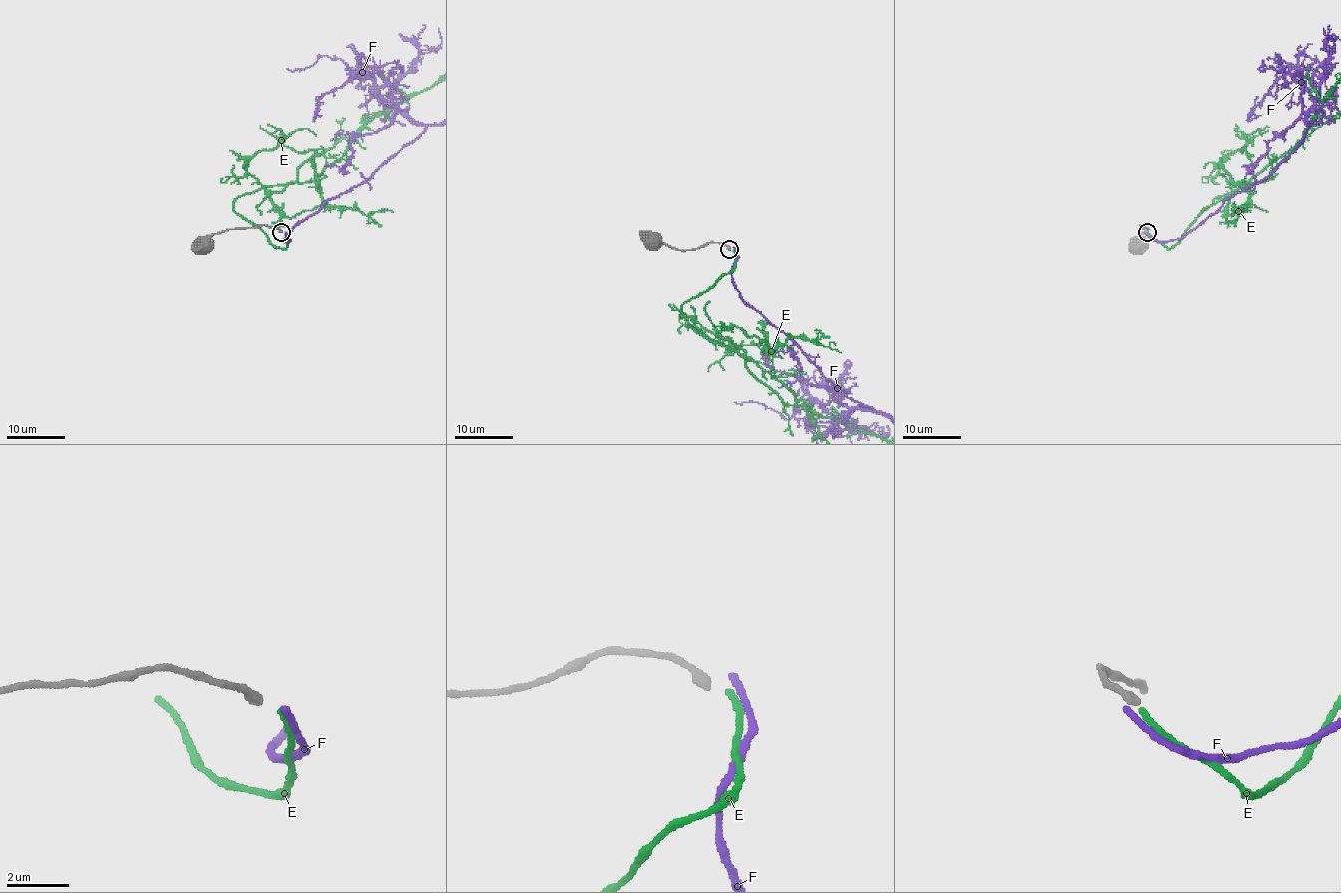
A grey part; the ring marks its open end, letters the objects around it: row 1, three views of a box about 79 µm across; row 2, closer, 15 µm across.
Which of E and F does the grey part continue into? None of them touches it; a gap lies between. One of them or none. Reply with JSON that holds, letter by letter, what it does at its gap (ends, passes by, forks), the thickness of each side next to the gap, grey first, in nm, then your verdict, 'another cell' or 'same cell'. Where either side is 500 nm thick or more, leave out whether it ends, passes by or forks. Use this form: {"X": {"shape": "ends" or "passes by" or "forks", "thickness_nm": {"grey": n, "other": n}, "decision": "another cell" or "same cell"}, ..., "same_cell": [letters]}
{"E": {"shape": "ends", "thickness_nm": {"grey": 320, "other": 200}, "decision": "same cell"}, "F": {"shape": "ends", "thickness_nm": {"grey": 320, "other": 220}, "decision": "another cell"}, "same_cell": ["E"]}

